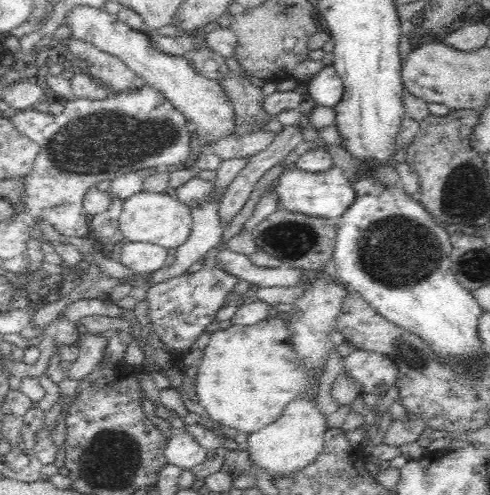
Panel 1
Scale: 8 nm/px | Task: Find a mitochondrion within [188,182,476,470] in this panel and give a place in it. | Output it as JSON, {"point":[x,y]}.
{"point":[397,252]}

